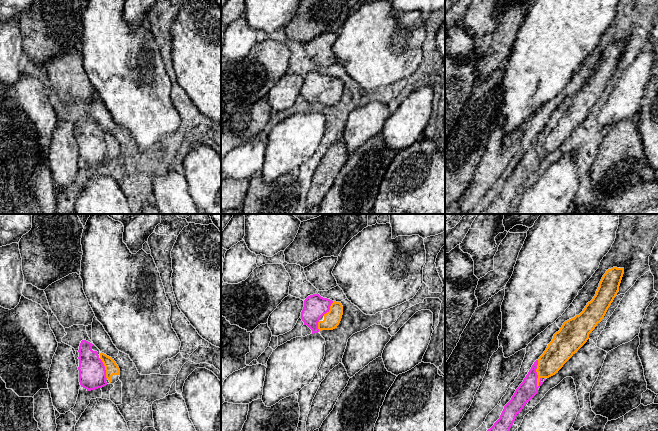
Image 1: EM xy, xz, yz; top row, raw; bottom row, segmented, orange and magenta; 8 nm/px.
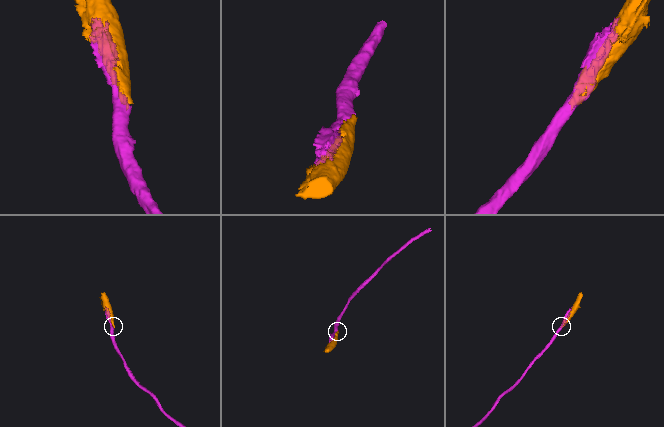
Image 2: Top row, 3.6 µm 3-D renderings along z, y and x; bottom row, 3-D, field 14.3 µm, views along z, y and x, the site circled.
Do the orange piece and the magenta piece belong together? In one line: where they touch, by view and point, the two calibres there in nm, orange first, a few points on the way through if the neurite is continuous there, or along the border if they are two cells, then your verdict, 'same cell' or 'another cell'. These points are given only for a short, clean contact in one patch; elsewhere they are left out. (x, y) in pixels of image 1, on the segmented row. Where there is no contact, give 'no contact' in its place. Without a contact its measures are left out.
meets orange in yz at (537, 374); 200 nm thick on the orange side, 150 nm on the other; same cell

